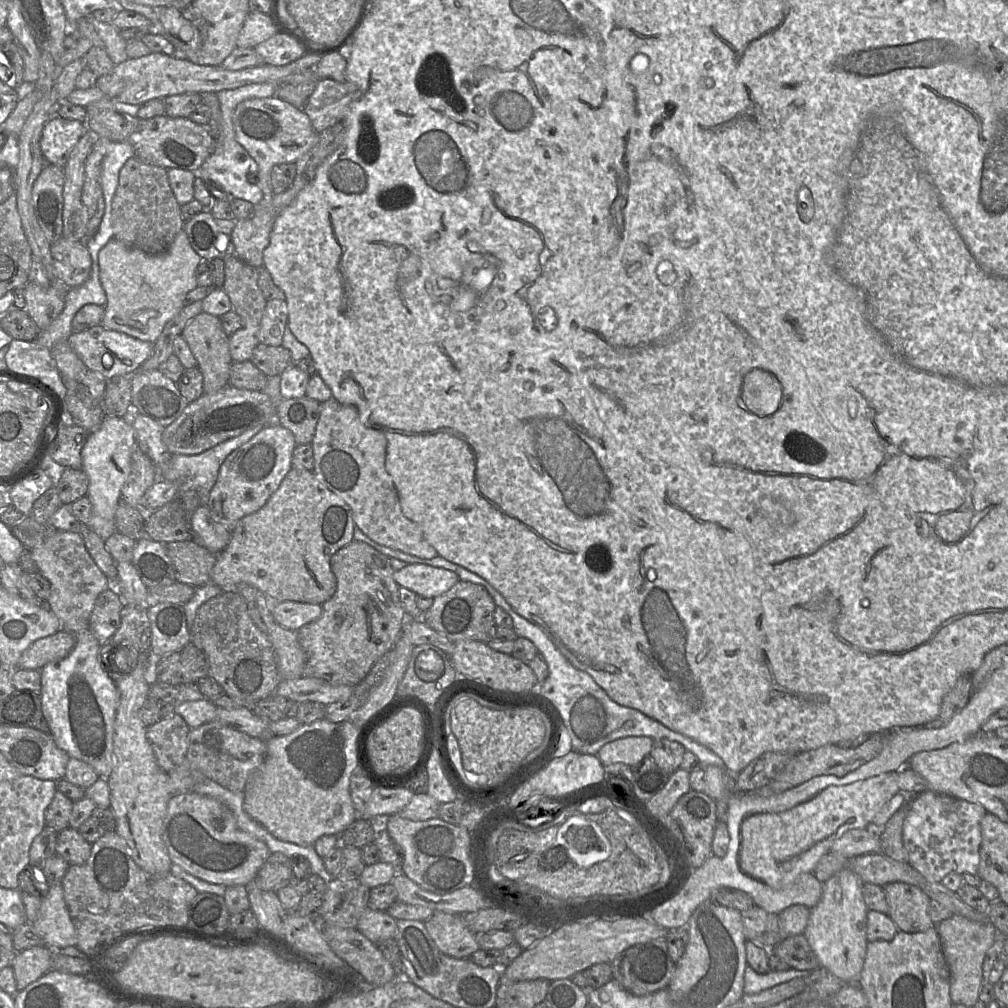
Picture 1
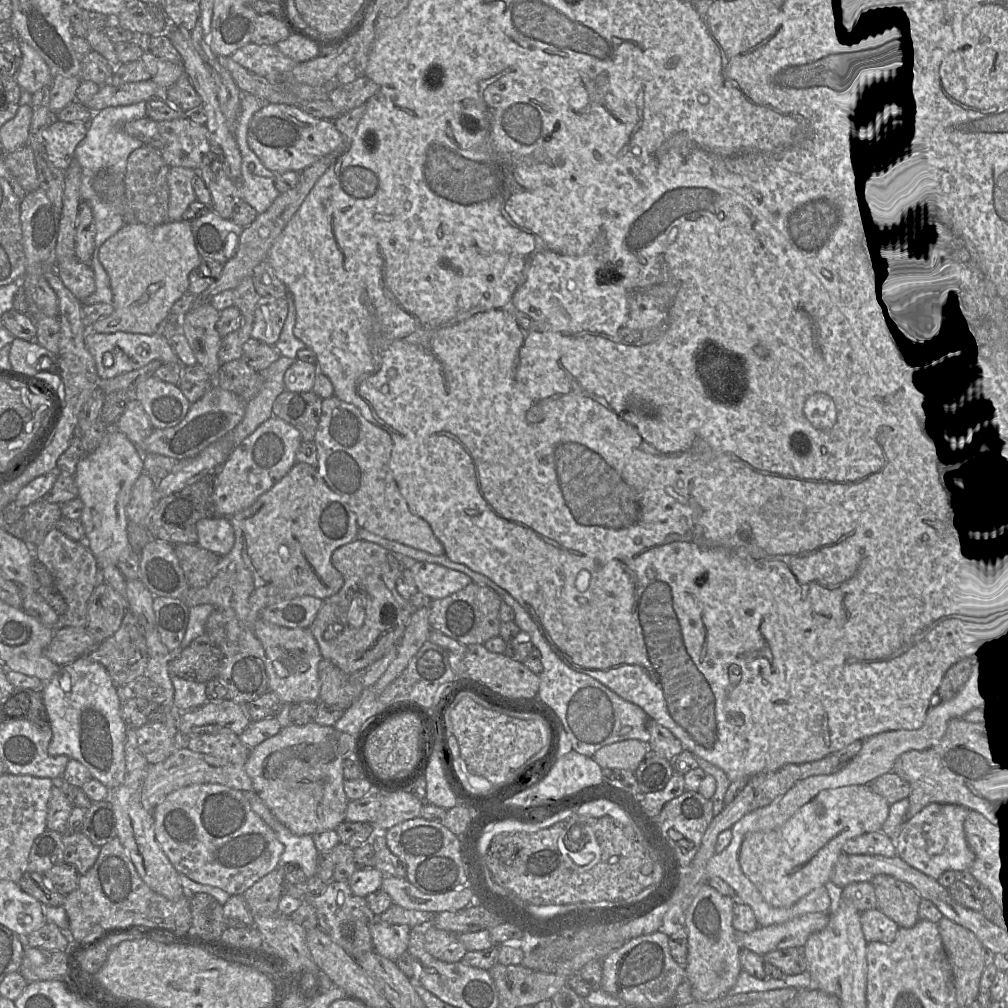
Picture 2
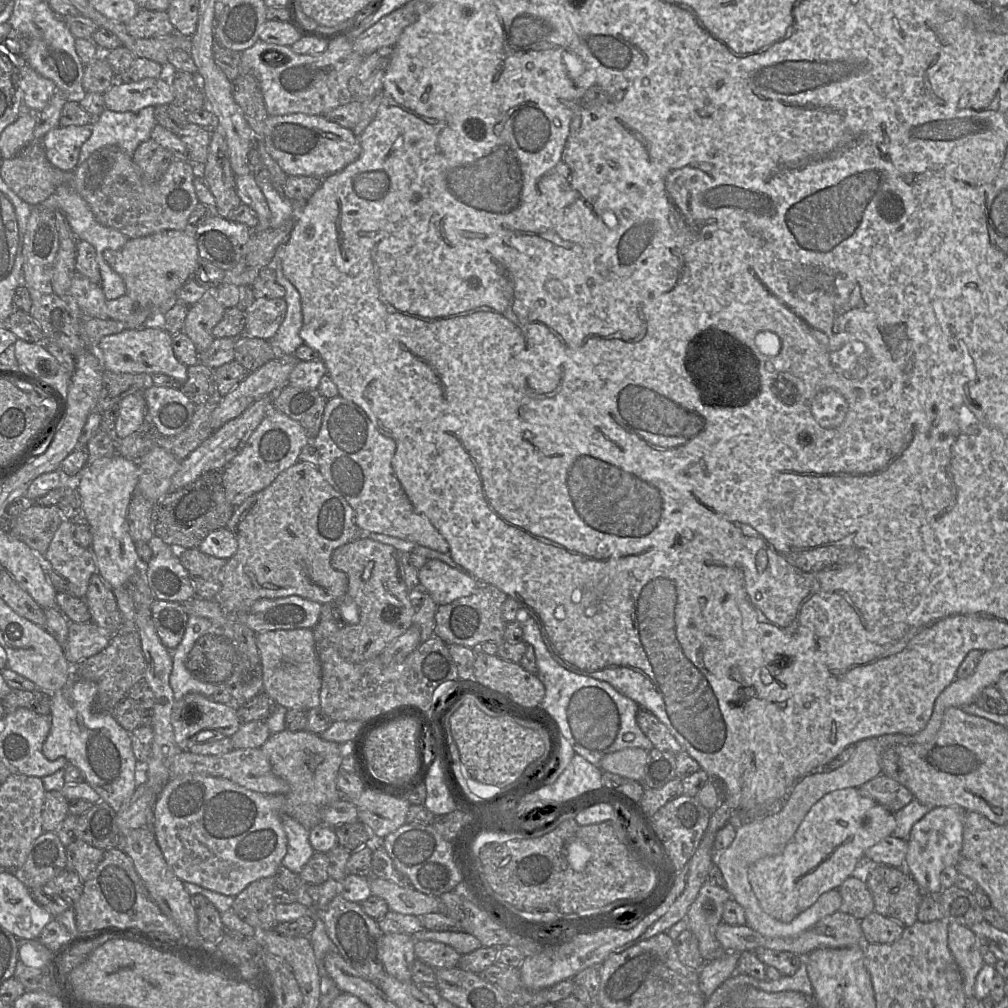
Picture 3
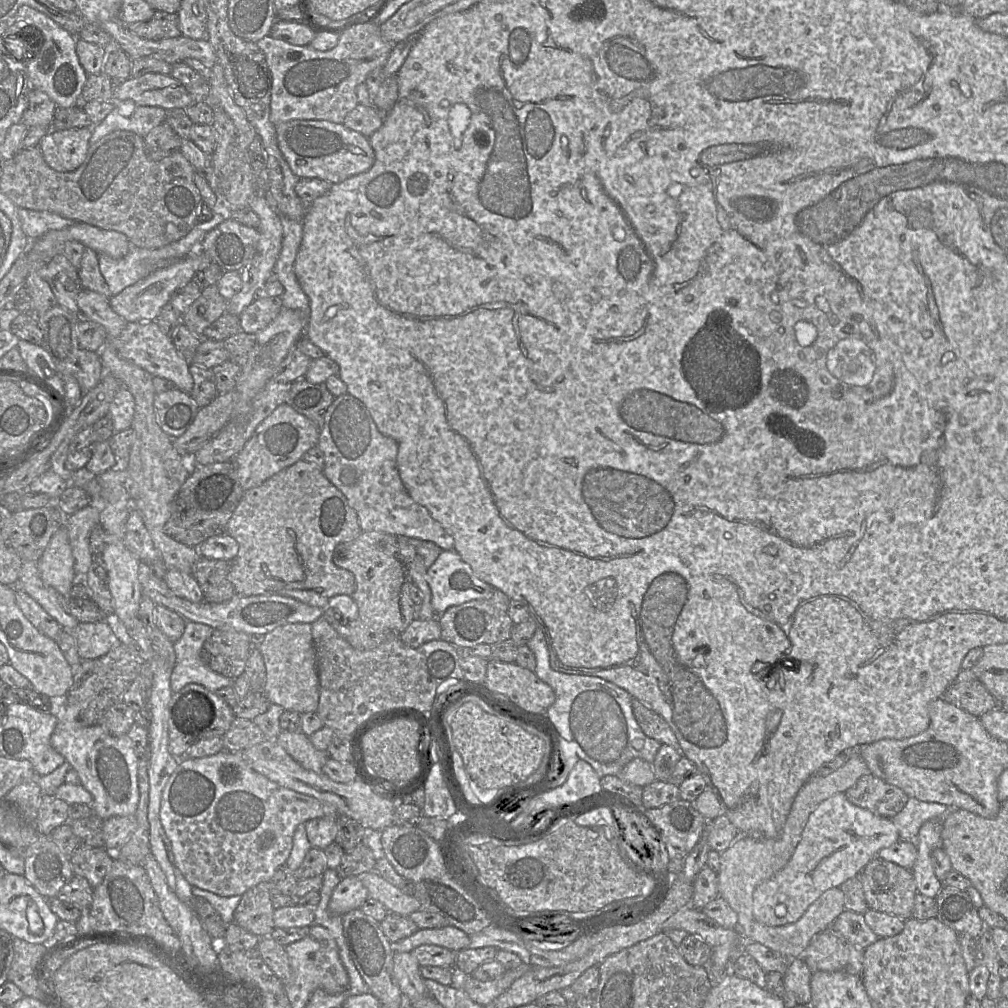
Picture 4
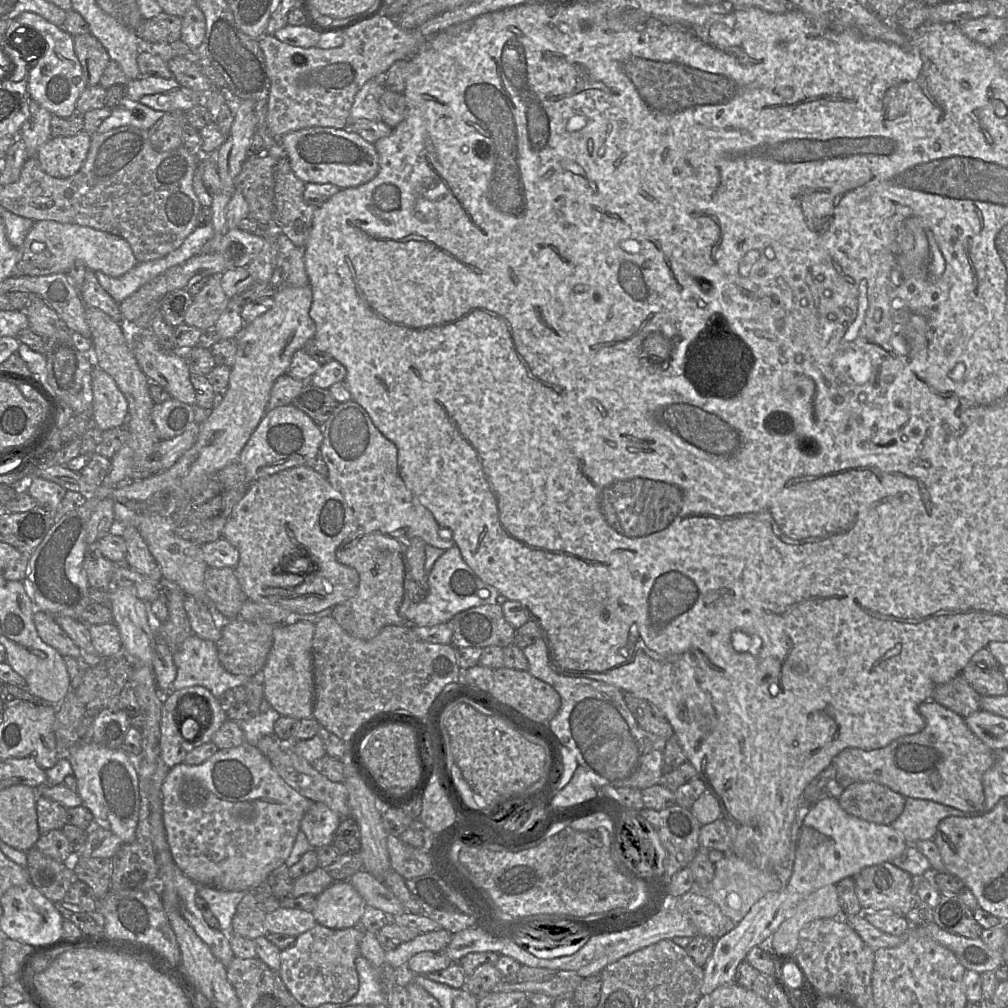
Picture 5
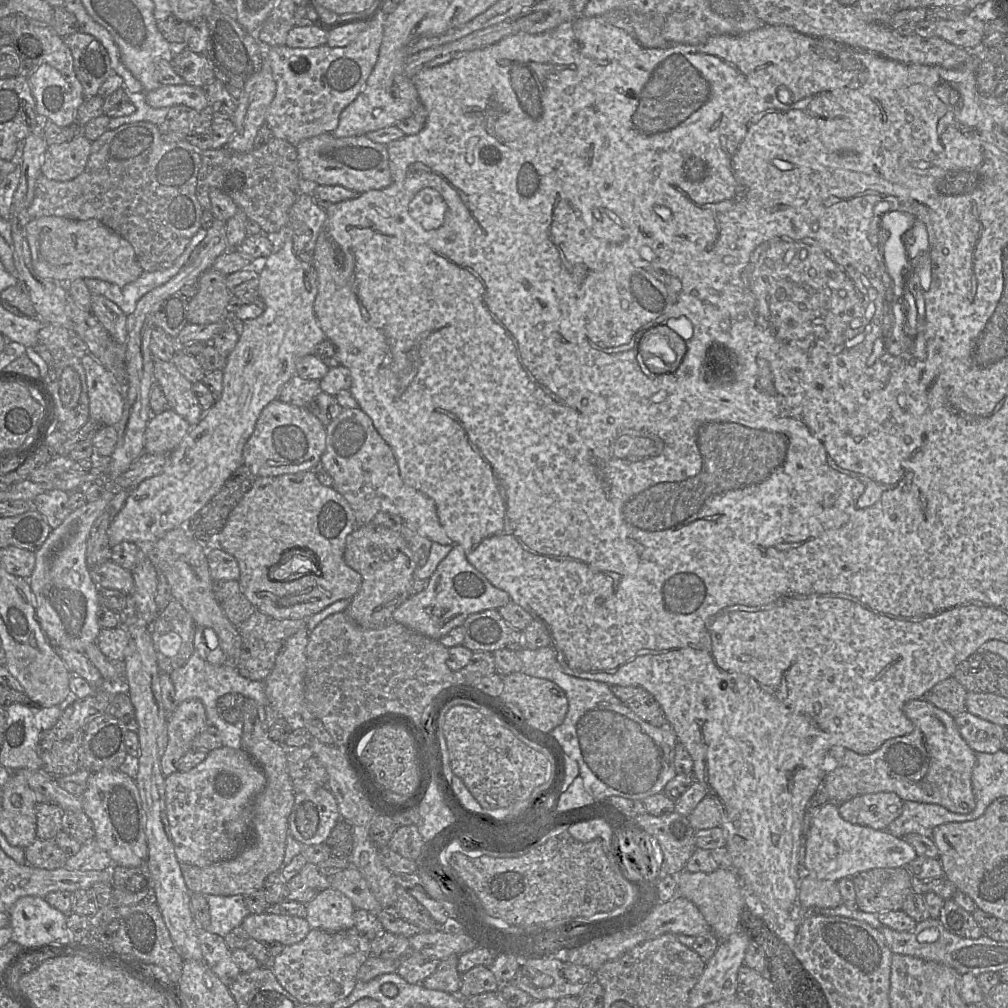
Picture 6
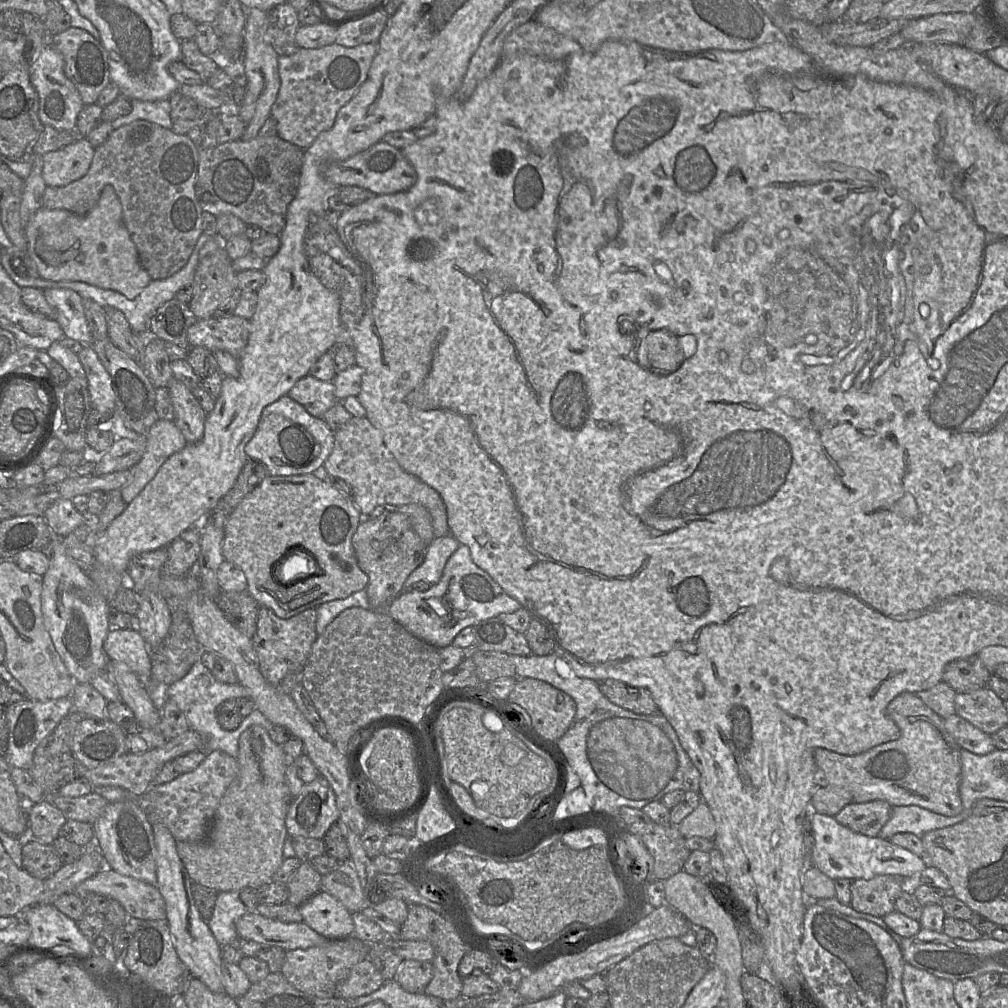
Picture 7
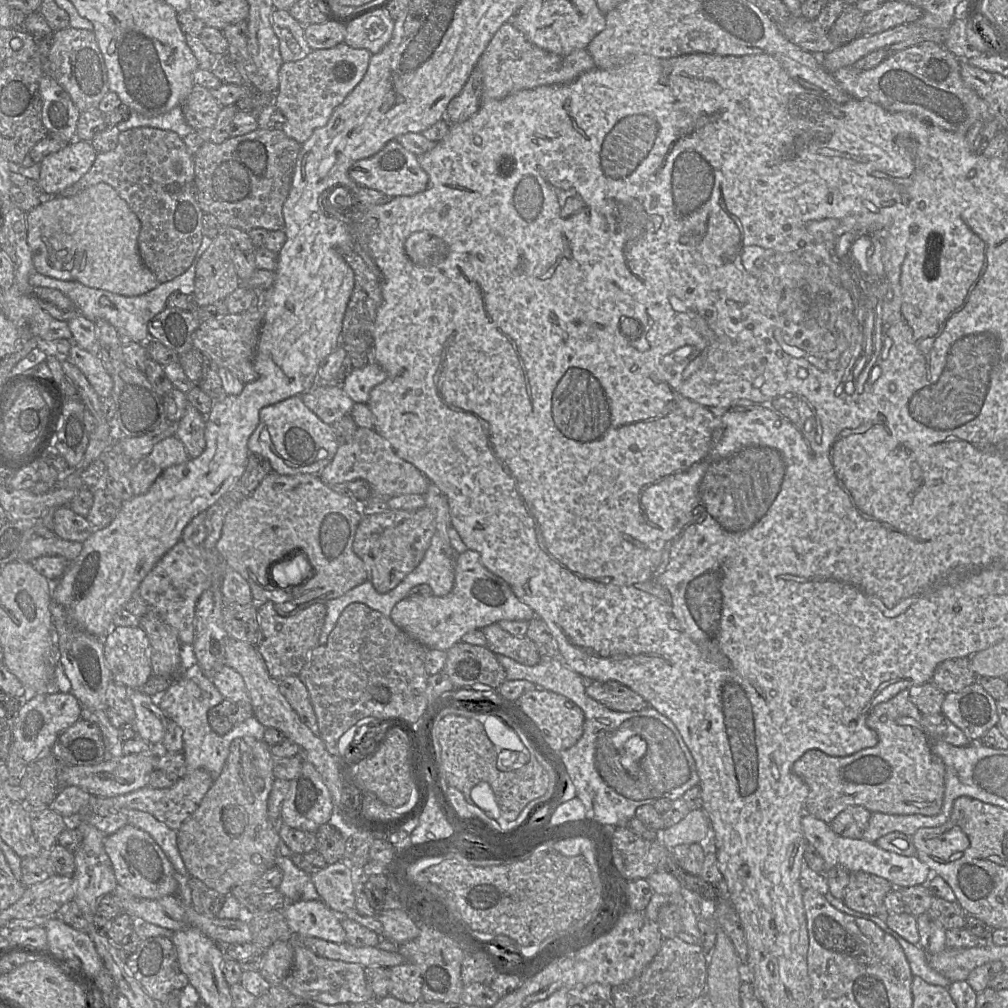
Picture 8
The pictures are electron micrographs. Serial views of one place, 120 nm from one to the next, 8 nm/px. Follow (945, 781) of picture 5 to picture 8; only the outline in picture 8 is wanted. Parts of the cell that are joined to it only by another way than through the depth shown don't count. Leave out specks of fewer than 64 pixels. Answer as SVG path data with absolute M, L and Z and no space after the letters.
M904 689L890 700L875 706L868 715L866 724L879 738L874 747L864 748L844 757L830 756L818 749L806 751L793 764L793 772L809 787L805 814L810 814L827 824L849 806L863 806L871 813L925 816L939 814L945 790L945 765L932 751L932 739L922 724L922 717L923 715L909 698L909 689Z

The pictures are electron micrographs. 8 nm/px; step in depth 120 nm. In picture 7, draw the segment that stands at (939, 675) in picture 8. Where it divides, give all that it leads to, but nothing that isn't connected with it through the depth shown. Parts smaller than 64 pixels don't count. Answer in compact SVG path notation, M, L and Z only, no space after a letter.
M972 655L949 662L944 667L942 681L947 683L957 693L968 693L988 686L991 675L992 671L985 667L978 655Z

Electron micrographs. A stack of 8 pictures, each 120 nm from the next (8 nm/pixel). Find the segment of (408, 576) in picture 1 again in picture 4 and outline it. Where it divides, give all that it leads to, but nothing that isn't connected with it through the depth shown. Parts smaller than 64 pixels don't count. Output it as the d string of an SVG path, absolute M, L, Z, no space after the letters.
M442 550L426 571L431 589L431 605L436 615L452 606L489 598L494 589L478 578L472 568L454 550Z

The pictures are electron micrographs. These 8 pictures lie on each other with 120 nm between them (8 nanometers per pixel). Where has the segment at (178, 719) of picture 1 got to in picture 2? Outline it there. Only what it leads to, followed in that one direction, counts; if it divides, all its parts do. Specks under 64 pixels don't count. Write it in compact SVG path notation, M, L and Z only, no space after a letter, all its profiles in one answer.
M149 722L136 729L139 751L150 765L165 761L175 751L186 747L186 739L177 725L168 726L161 722Z

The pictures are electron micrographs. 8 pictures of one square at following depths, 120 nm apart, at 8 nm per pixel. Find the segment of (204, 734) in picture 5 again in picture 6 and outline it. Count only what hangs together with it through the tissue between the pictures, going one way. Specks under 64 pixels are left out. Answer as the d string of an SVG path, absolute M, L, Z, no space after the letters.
M198 699L179 703L168 715L168 743L161 758L161 770L165 777L178 770L180 759L192 749L194 738L207 726L205 708Z

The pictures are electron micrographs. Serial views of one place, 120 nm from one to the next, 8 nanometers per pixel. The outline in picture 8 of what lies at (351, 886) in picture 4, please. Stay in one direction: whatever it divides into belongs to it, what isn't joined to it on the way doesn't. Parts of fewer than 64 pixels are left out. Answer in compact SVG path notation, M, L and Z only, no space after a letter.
M320 900L288 902L283 909L292 936L316 937L329 942L346 942L341 917Z

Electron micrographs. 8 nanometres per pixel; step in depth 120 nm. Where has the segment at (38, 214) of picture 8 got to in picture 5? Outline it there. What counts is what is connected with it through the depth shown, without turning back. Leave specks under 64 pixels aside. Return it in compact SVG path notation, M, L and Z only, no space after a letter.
M37 220L20 249L20 260L16 263L12 276L67 273L76 260L83 261L90 270L98 270L111 277L122 276L138 262L129 243L120 236L78 224Z

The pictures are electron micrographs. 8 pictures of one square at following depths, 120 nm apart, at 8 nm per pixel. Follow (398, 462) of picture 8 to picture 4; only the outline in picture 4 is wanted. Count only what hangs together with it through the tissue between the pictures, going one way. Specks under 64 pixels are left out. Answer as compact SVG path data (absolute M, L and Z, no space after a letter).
M348 393L334 398L326 412L325 423L319 430L317 446L324 454L325 477L342 492L349 506L356 511L362 532L376 531L393 536L405 536L433 542L442 550L454 549L453 537L406 491L397 469L398 443L377 429L370 413L360 400Z

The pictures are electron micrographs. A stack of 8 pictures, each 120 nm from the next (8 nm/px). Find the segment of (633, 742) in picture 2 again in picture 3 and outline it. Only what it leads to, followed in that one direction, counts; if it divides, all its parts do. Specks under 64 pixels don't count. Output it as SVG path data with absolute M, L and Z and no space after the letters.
M625 748L605 755L600 761L602 771L641 782L649 752L642 748Z

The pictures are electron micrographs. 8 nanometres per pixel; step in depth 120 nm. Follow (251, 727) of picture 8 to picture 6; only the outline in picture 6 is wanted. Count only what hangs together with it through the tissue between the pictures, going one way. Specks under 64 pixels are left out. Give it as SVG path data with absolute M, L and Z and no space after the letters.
M194 651L189 660L183 666L175 669L170 674L170 677L174 685L175 699L177 702L181 703L189 699L198 699L201 701L205 708L208 725L214 726L220 731L224 747L231 747L234 749L242 748L241 738L244 723L242 718L236 723L229 723L220 716L217 708L217 700L222 695L227 693L239 693L264 706L267 732L268 725L273 722L276 717L280 717L275 714L270 706L264 681L251 680L240 675L235 666L229 662L223 665L213 665L203 660L199 654Z

